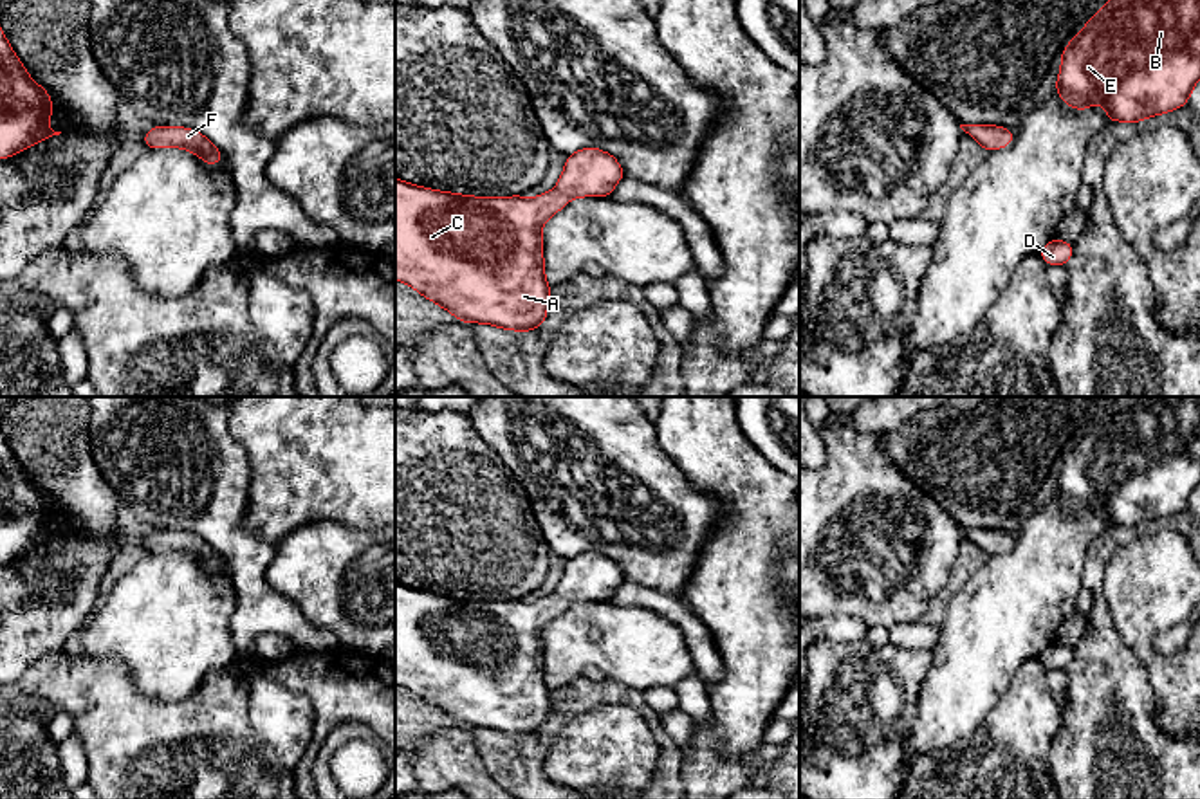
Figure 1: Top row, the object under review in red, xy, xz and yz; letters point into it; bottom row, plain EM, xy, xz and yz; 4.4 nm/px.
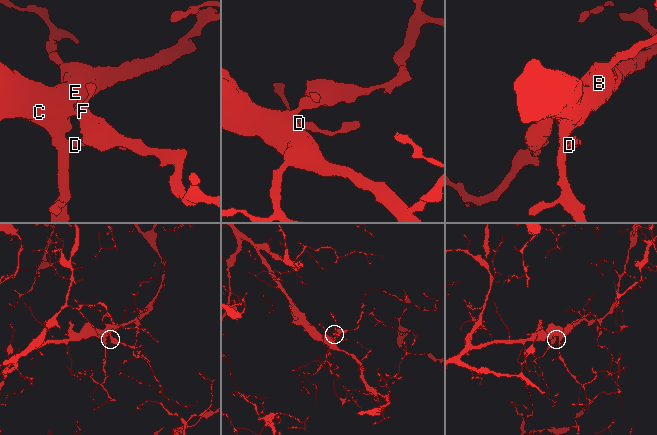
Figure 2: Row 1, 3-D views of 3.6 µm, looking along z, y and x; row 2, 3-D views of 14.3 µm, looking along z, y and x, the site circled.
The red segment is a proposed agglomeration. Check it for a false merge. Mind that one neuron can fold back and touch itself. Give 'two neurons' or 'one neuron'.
one neuron

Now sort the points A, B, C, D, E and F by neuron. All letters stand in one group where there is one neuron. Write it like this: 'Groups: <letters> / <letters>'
Groups: A B C D E F

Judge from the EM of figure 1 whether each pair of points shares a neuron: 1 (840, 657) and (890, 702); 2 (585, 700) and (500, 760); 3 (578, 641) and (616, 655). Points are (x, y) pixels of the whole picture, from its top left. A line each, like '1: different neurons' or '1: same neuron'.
1: same neuron
2: same neuron
3: same neuron

